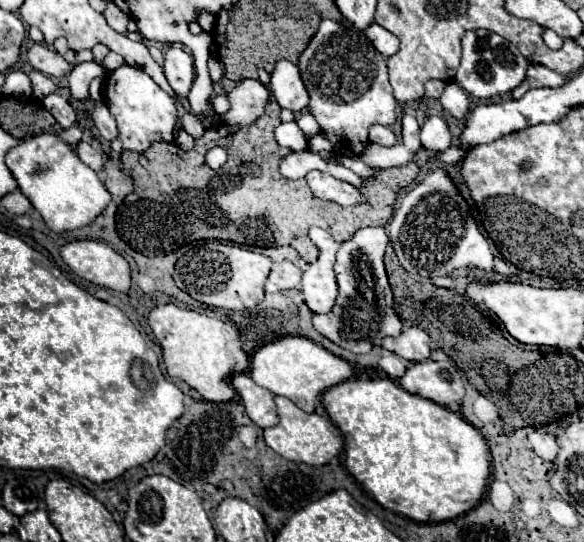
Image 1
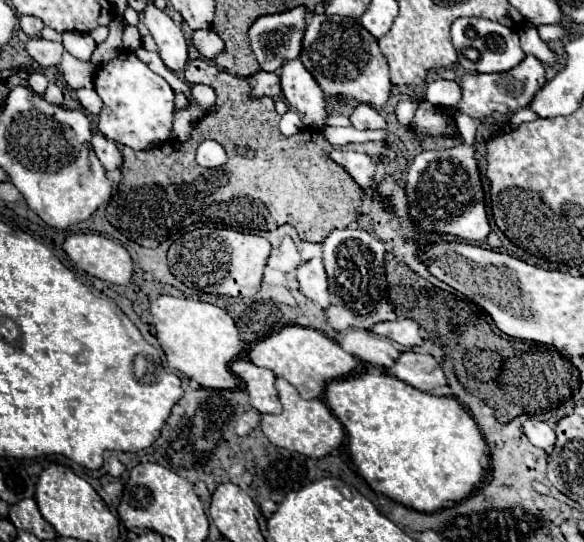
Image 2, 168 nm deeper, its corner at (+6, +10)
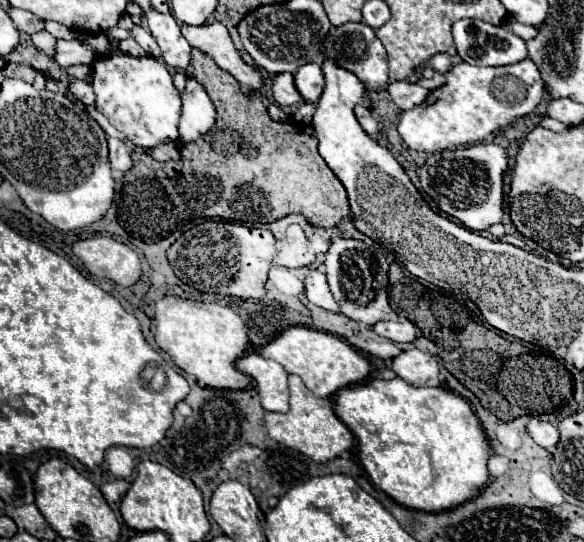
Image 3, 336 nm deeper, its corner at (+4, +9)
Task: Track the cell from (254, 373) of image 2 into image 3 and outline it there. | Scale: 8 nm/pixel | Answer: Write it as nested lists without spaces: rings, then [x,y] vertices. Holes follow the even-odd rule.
[[[248,353],[238,359],[236,367],[254,379],[266,411],[288,411],[288,373],[280,363],[264,359],[258,353]]]

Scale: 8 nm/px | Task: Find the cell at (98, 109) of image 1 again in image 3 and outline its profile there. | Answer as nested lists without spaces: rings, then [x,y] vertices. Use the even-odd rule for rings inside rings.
[[[70,79],[68,83],[68,91],[78,99],[82,101],[84,105],[94,105],[94,91],[92,91],[92,85],[88,81],[80,81],[80,79]]]

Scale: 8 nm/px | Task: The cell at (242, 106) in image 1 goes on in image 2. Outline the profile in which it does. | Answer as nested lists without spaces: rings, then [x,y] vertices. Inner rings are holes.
[[[260,70],[252,78],[254,78],[254,84],[252,84],[252,90],[250,90],[252,98],[262,98],[262,96],[276,98],[276,96],[282,94],[282,90],[280,90],[280,78],[276,74]]]

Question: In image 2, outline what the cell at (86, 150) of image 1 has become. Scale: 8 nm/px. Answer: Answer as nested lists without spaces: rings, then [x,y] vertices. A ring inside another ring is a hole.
[[[94,134],[94,136],[92,136],[92,150],[94,150],[94,154],[98,156],[98,160],[102,162],[102,166],[104,166],[106,170],[120,168],[120,164],[122,164],[122,154],[120,154],[116,142],[104,138],[102,134]]]

